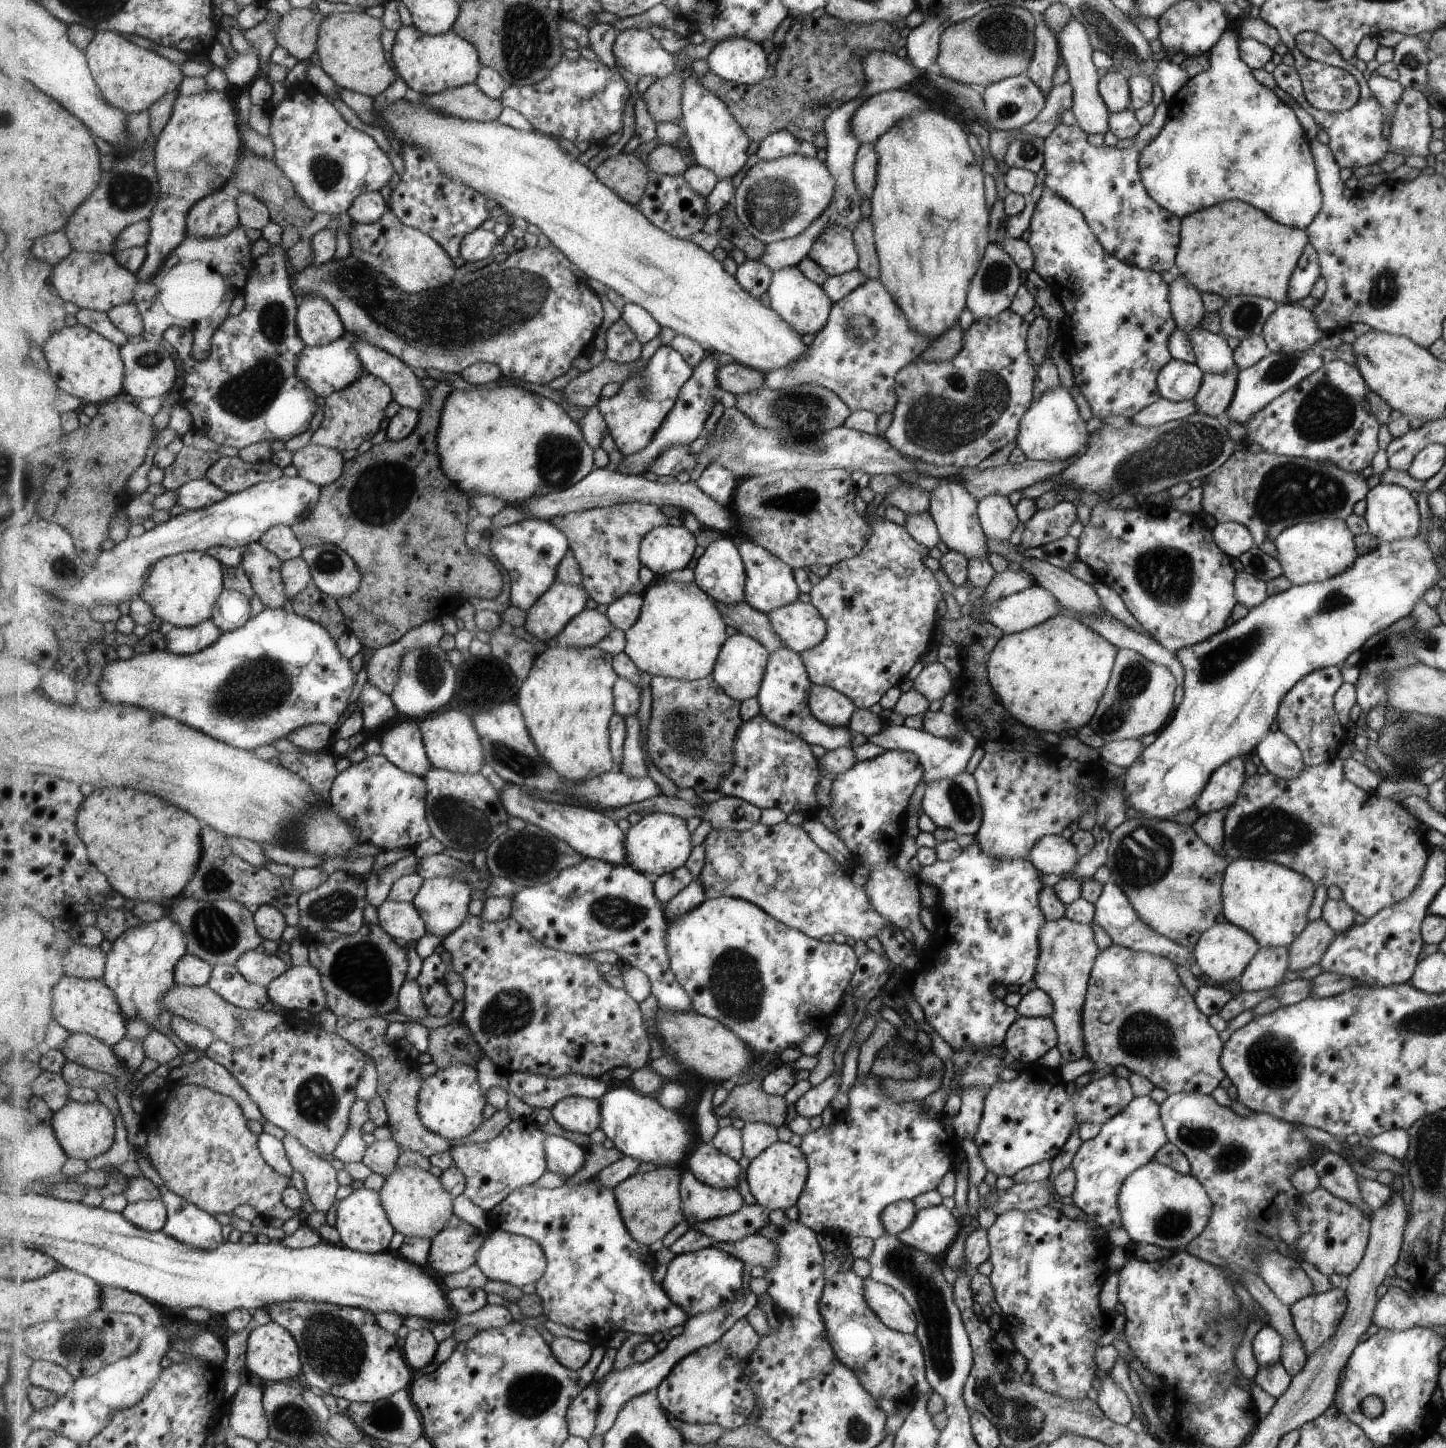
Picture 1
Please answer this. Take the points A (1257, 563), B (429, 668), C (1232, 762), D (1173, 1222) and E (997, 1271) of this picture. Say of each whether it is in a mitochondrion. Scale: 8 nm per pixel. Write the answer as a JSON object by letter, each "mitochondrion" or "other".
{"A":"mitochondrion","B":"mitochondrion","C":"other","D":"mitochondrion","E":"other"}

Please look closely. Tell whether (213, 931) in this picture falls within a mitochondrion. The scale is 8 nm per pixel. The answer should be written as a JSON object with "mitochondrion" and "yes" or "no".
{"mitochondrion":"yes"}

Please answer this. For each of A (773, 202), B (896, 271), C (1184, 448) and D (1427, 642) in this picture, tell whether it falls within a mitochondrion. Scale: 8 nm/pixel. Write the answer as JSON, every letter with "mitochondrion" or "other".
{"A":"mitochondrion","B":"other","C":"mitochondrion","D":"mitochondrion"}

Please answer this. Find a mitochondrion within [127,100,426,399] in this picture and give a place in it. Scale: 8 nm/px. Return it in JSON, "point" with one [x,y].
{"point":[326,172]}

